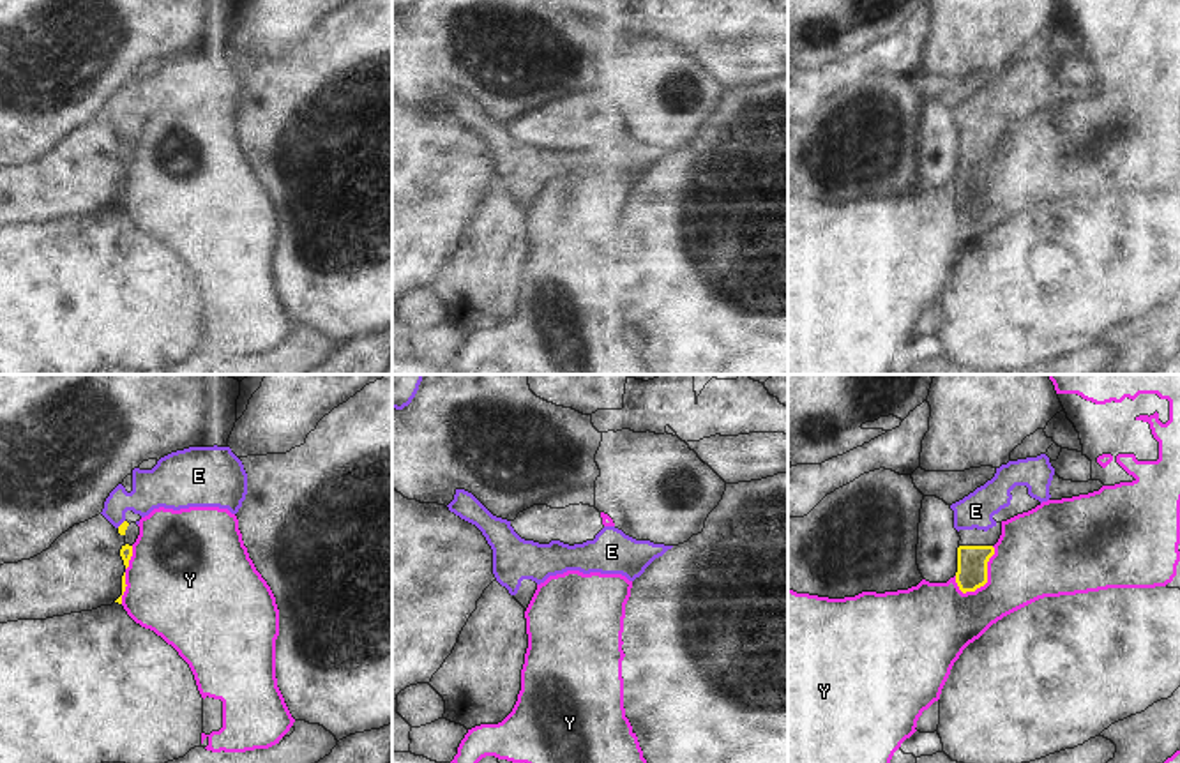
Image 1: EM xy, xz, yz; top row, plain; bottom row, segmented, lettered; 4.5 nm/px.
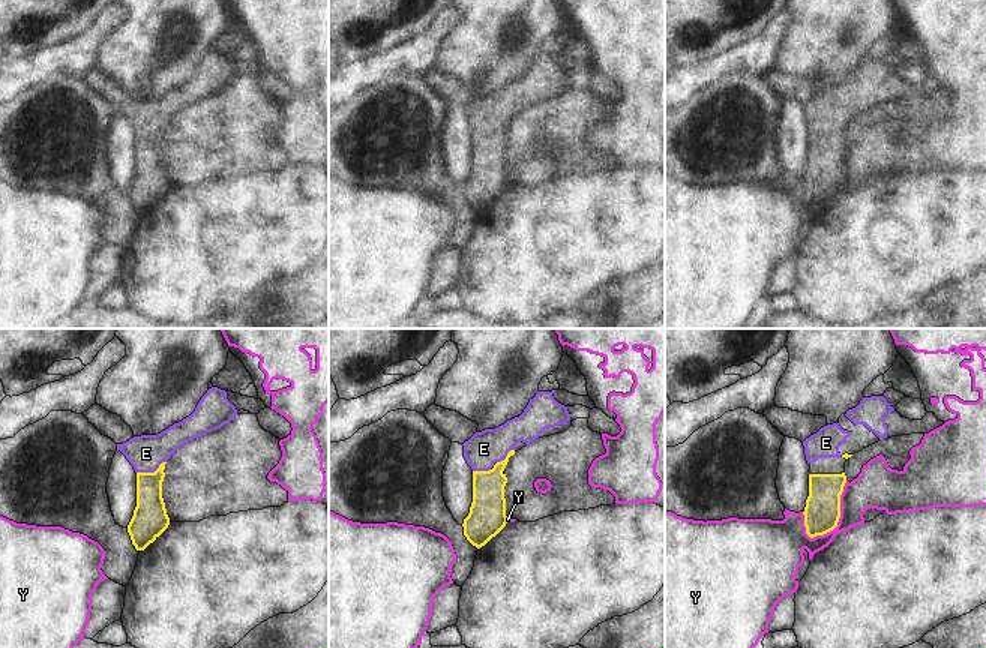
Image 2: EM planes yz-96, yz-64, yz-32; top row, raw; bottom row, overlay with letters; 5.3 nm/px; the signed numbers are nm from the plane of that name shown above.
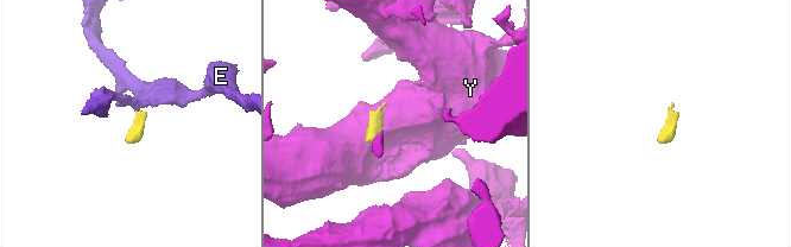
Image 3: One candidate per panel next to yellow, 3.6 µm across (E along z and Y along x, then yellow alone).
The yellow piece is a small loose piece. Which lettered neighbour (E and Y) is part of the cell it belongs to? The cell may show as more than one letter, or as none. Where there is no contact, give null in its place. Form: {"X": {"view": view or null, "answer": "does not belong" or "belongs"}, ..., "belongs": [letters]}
{"E": {"view": "xy", "answer": "belongs"}, "Y": {"view": "yz", "answer": "does not belong"}, "belongs": ["E"]}

